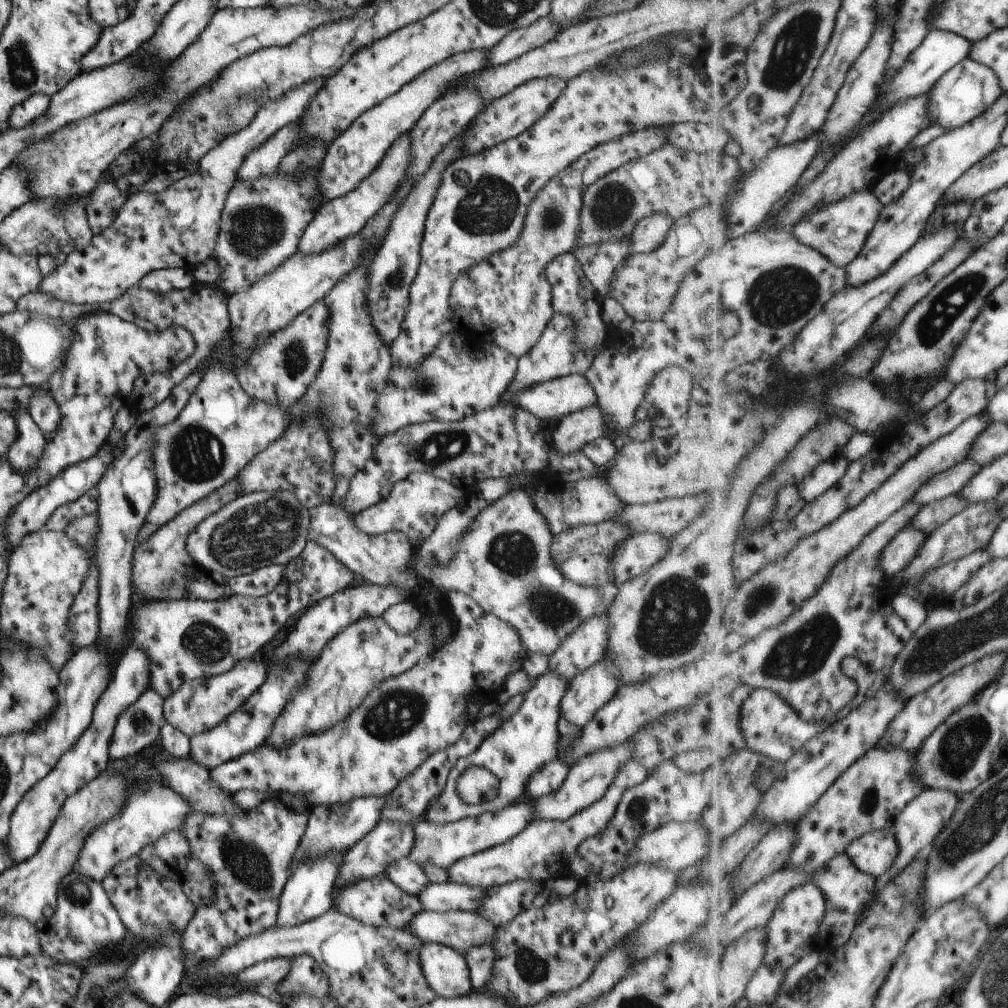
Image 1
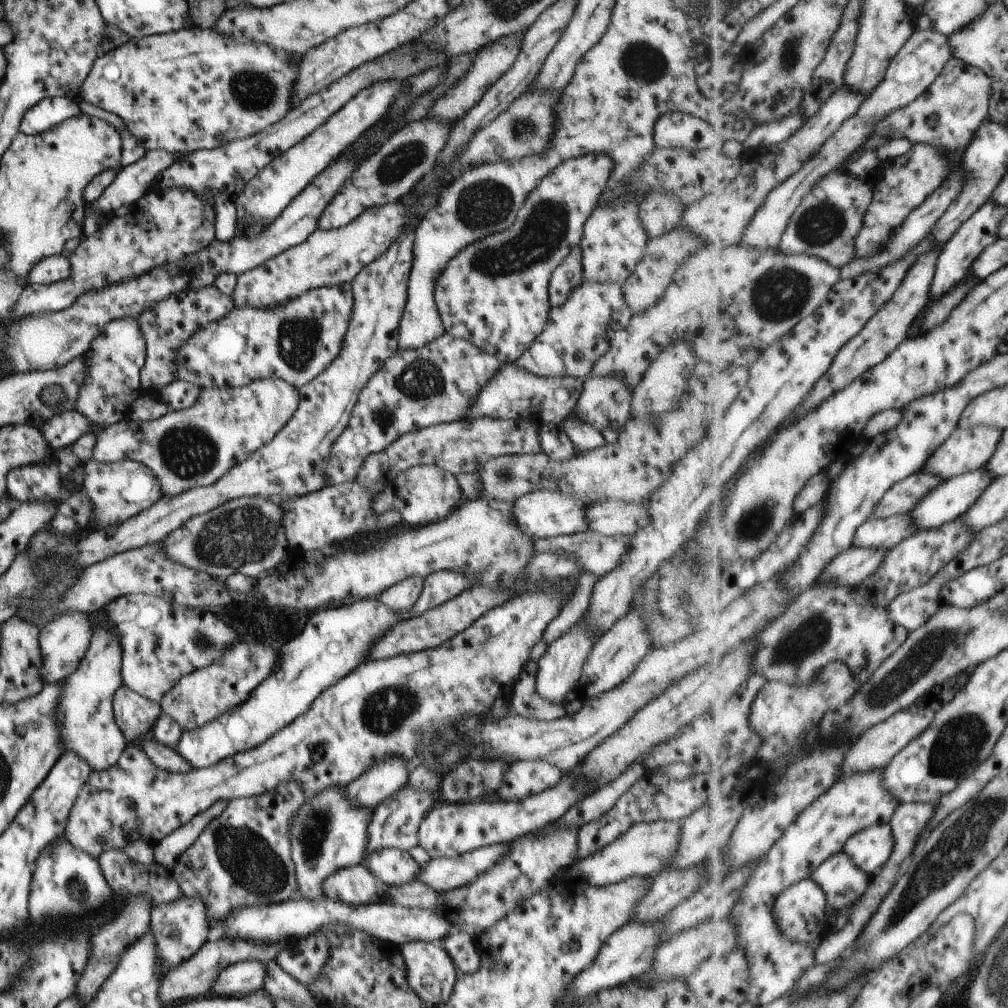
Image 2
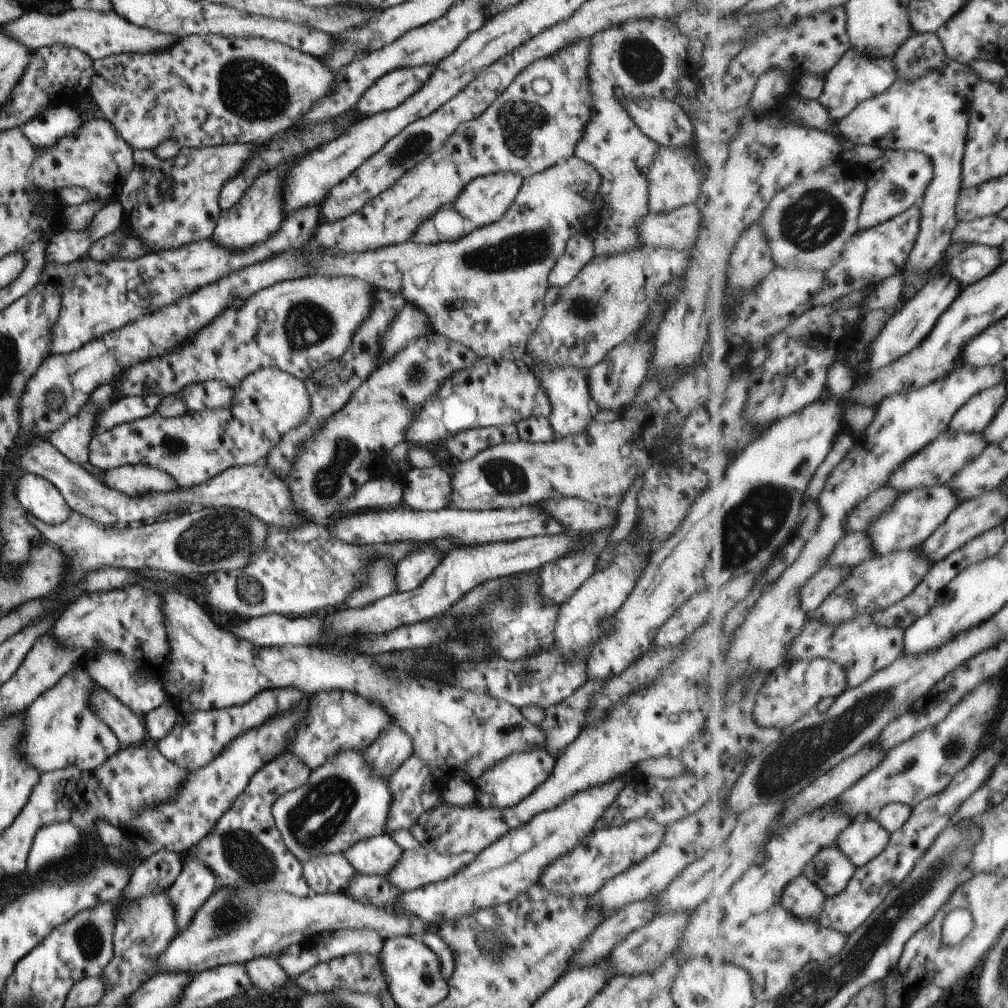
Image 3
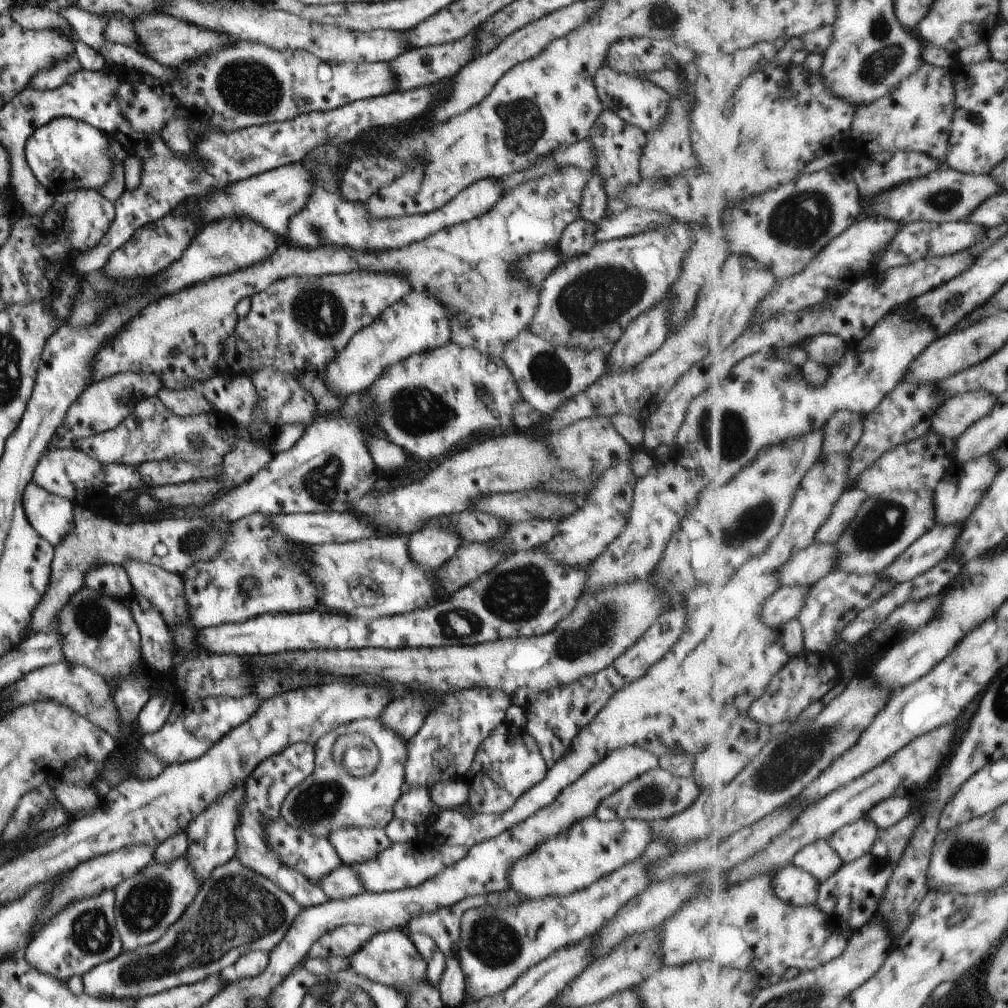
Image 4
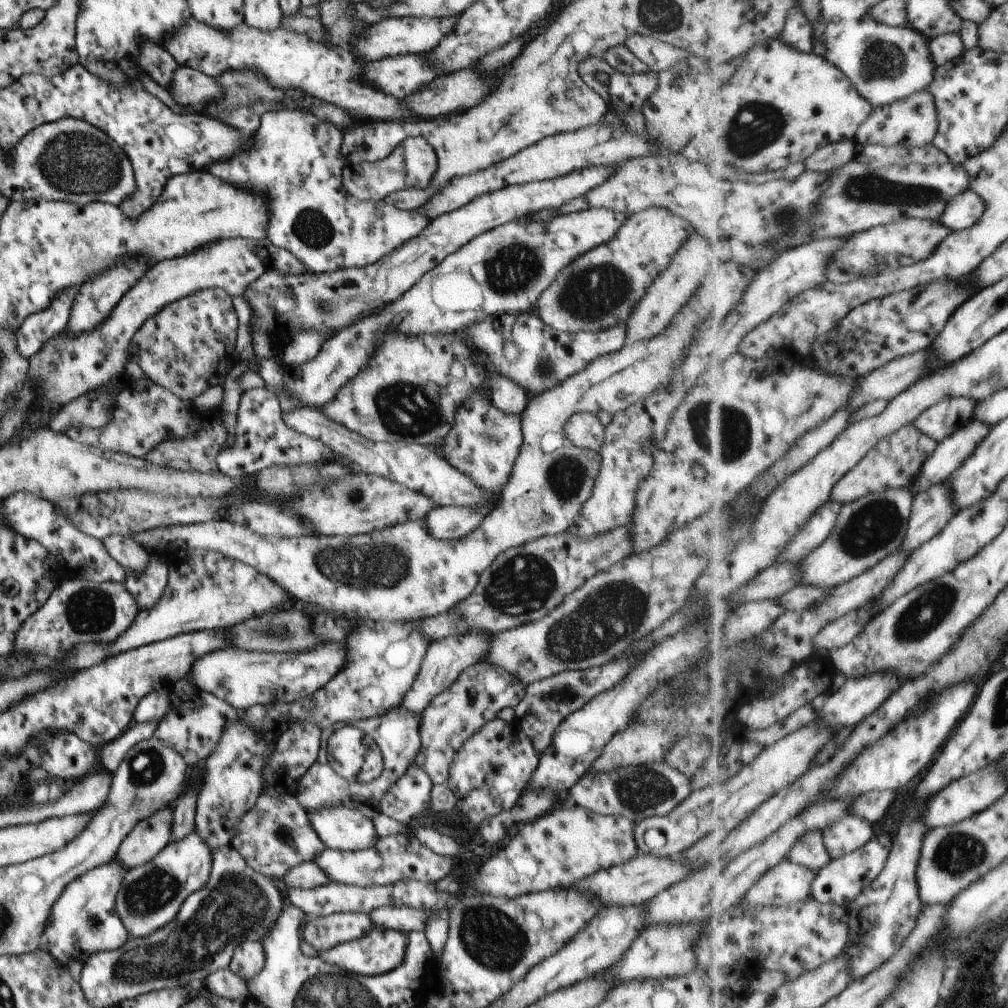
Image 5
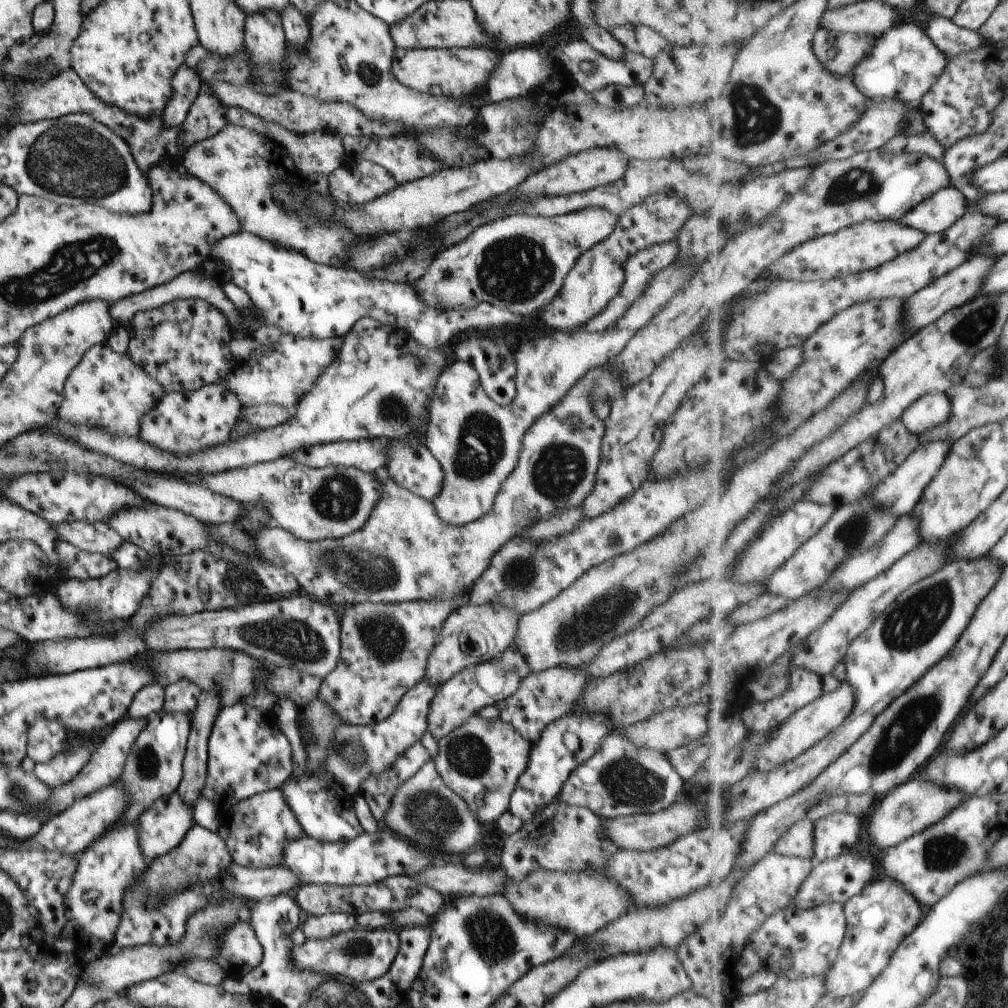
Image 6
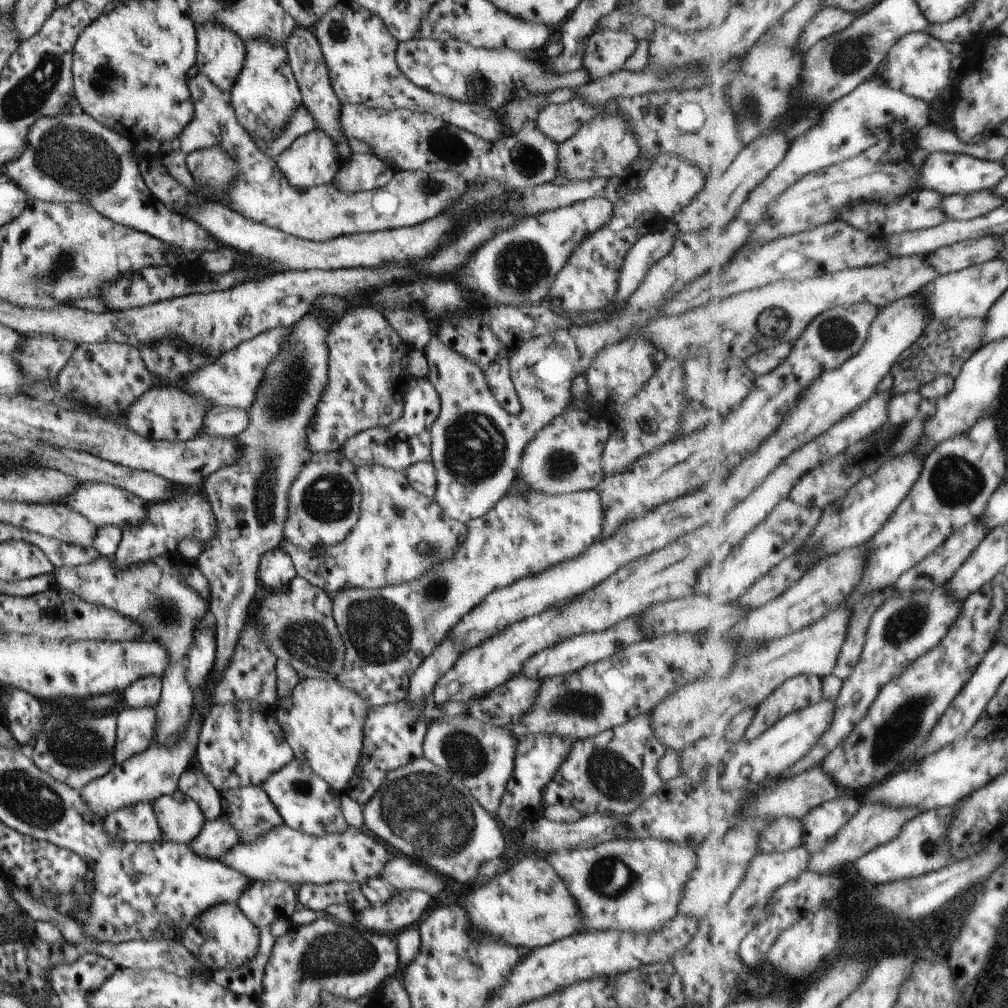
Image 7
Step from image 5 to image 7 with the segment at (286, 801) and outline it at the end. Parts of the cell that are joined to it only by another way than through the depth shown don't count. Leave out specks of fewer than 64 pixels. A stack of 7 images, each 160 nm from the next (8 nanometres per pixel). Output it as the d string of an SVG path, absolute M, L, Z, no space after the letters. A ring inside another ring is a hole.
M241 786L223 790L219 794L221 817L226 817L239 836L238 842L253 842L267 830L284 824L267 800L263 790L257 786Z

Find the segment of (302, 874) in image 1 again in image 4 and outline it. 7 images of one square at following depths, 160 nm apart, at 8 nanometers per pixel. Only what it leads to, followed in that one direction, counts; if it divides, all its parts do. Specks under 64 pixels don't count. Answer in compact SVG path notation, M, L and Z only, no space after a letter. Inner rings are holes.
M380 717L359 719L333 728L313 744L314 767L281 803L279 816L292 827L305 829L315 837L326 836L335 829L384 829L394 817L392 808L403 789L403 763L407 741L382 725Z

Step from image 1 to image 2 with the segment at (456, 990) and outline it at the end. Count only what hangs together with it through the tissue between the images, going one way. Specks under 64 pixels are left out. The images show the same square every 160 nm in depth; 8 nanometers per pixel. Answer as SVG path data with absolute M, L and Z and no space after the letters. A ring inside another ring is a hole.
M409 941L399 946L405 965L406 981L425 1007L437 1007L447 1002L457 978L457 970L440 942Z

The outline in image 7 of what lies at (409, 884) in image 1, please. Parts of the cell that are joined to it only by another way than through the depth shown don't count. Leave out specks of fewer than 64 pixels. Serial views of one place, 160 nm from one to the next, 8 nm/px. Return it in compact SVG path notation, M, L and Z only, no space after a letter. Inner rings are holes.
M295 760L287 762L287 765L280 770L269 774L259 784L259 788L263 790L267 800L273 804L284 825L292 830L299 830L312 836L323 836L323 834L341 834L348 826L341 815L341 793L331 789L319 776L303 765L303 762Z

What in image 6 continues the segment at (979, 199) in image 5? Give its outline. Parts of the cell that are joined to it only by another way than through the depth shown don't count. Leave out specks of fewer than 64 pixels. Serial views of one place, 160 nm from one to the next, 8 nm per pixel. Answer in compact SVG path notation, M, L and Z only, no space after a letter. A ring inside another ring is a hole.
M954 185L939 190L934 197L927 198L922 205L905 214L899 222L921 230L925 234L943 233L954 226L968 212L965 194Z

